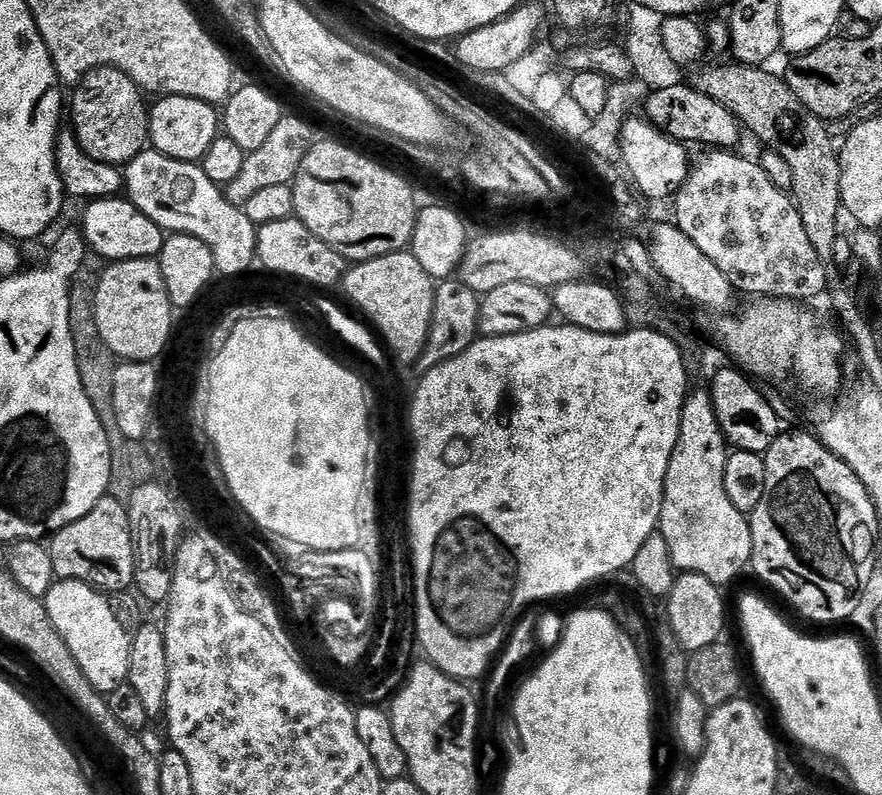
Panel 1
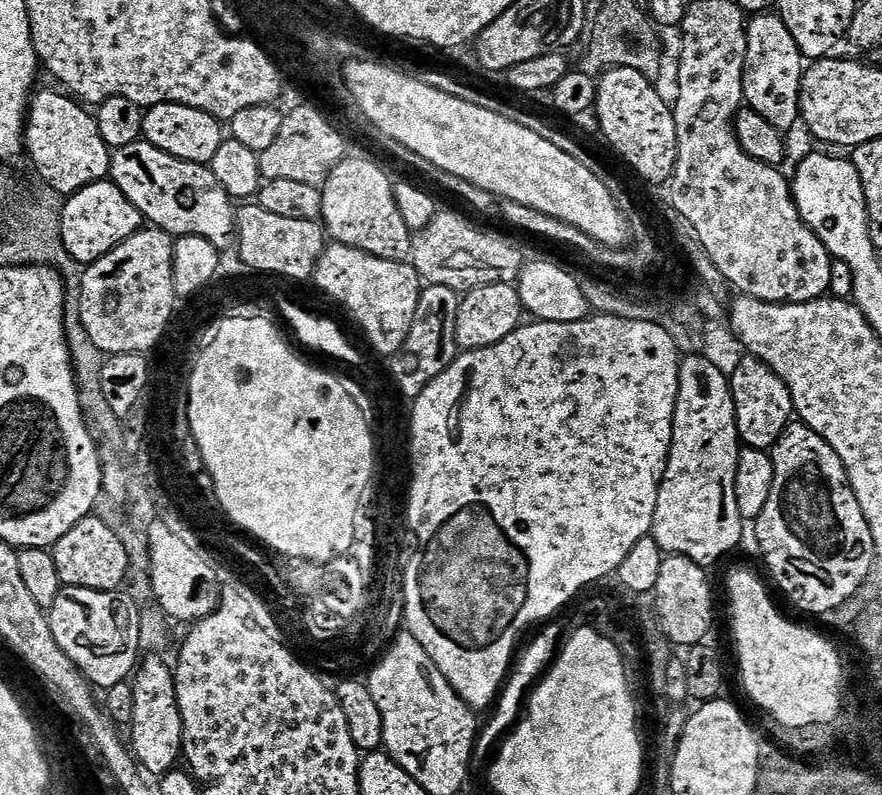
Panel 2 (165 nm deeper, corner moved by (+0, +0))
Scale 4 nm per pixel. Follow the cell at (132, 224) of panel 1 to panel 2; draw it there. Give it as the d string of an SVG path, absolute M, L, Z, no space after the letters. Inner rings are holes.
M101 178L92 184L84 185L83 188L65 199L61 216L62 242L74 259L87 266L93 264L99 256L105 256L107 252L114 250L114 246L126 242L126 238L130 238L134 233L140 231L144 223L144 216L139 212L138 207L134 206L129 198L126 198L122 190L111 179Z

